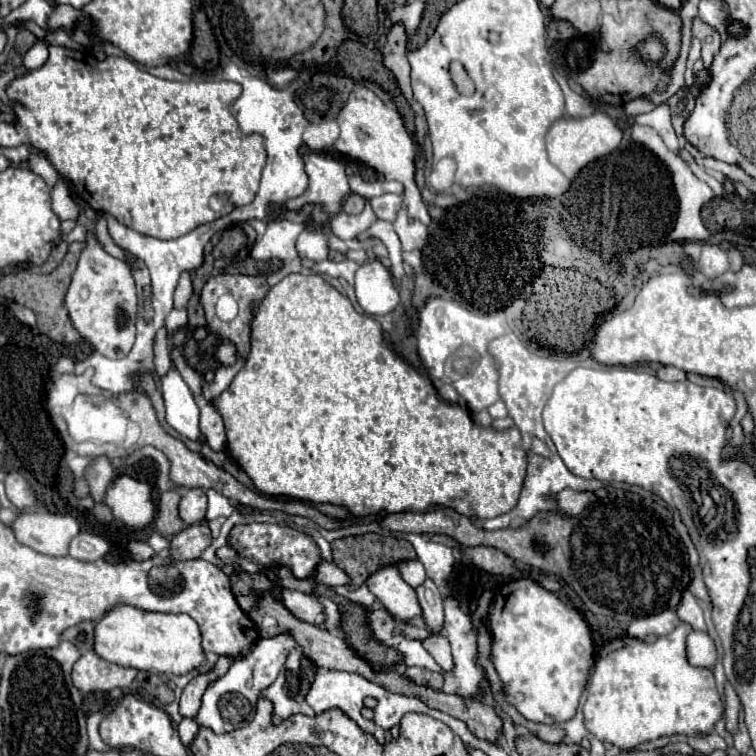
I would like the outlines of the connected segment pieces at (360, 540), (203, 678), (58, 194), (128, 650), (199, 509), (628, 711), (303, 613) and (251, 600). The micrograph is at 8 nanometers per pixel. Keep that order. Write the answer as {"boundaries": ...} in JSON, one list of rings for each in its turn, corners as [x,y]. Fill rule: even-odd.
{"boundaries":[[[[365,533],[365,535],[357,535],[357,537],[343,537],[331,543],[333,549],[333,561],[339,569],[343,569],[349,575],[349,583],[347,589],[359,589],[365,579],[377,571],[381,565],[395,565],[399,561],[407,561],[407,559],[415,559],[415,549],[411,547],[409,541],[405,539],[397,539],[397,537],[385,537],[385,535],[377,535],[377,533]]],[[[219,657],[217,663],[211,667],[211,671],[201,673],[187,683],[187,687],[183,689],[183,695],[179,699],[179,713],[183,717],[189,717],[189,719],[197,717],[199,707],[201,707],[201,697],[203,697],[205,689],[229,669],[229,663],[231,663],[229,657]]],[[[63,179],[57,181],[57,185],[51,191],[51,197],[53,197],[53,211],[57,213],[57,217],[61,221],[65,221],[65,219],[77,219],[79,217],[79,207],[71,199],[69,187],[67,187],[67,183]]],[[[113,605],[95,623],[93,651],[109,663],[135,667],[141,671],[175,675],[189,673],[191,669],[197,669],[205,661],[199,627],[189,615],[151,613],[131,605]]],[[[187,489],[179,503],[179,515],[187,525],[201,523],[205,519],[207,497],[203,489]]],[[[687,623],[675,627],[655,643],[629,636],[618,637],[601,649],[583,705],[585,727],[599,741],[609,741],[625,751],[663,735],[707,735],[723,715],[723,703],[715,689],[713,671],[687,663]]],[[[283,589],[281,599],[283,599],[283,605],[301,621],[307,621],[313,625],[323,625],[327,621],[323,605],[313,595]]],[[[253,591],[253,593],[249,593],[249,595],[239,595],[239,597],[237,597],[241,609],[245,609],[245,611],[249,611],[251,607],[257,607],[257,605],[259,605],[259,599],[261,599],[261,595],[259,595],[257,591]]]]}

